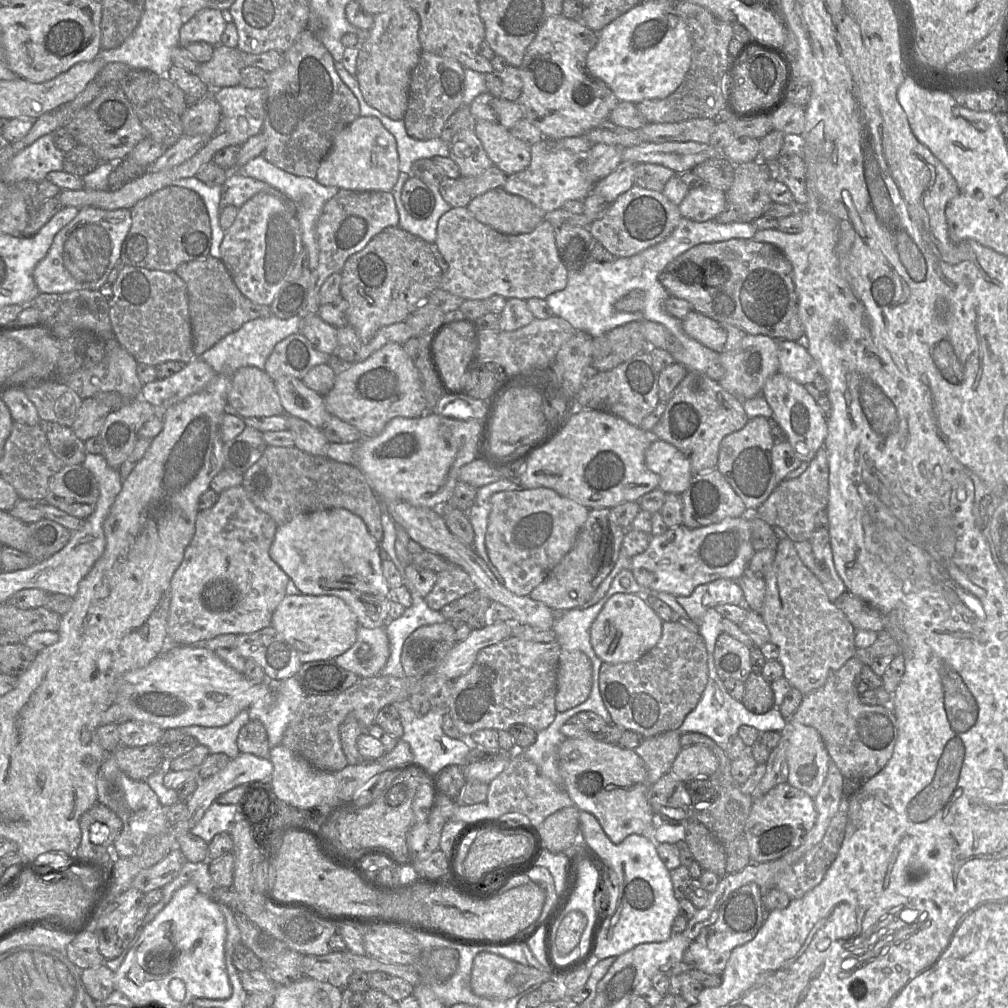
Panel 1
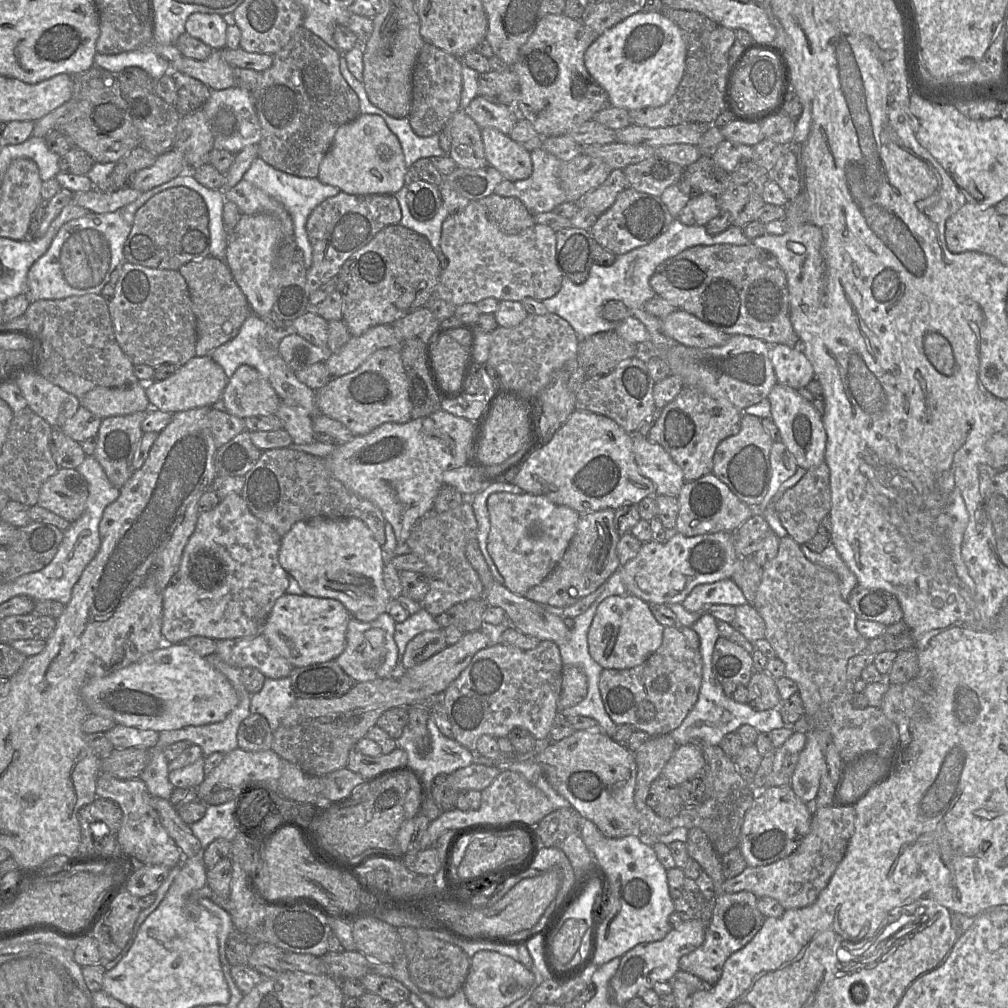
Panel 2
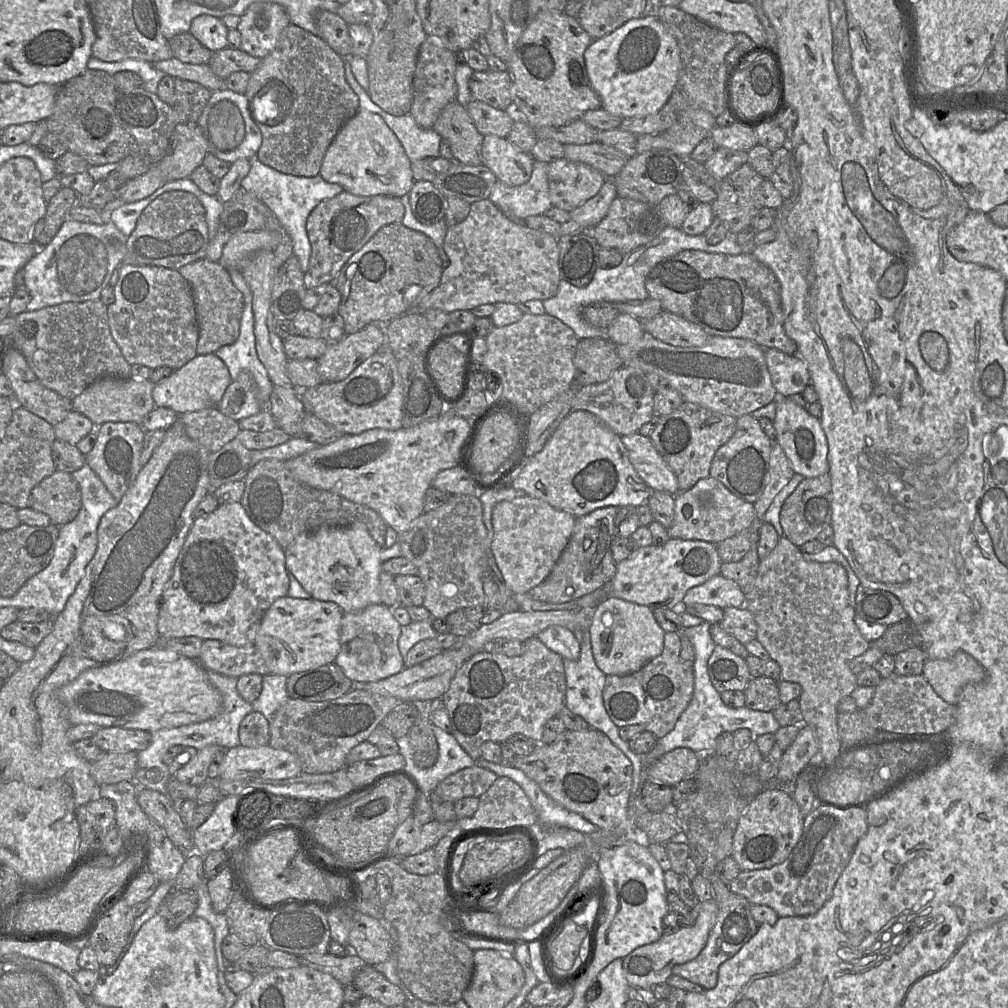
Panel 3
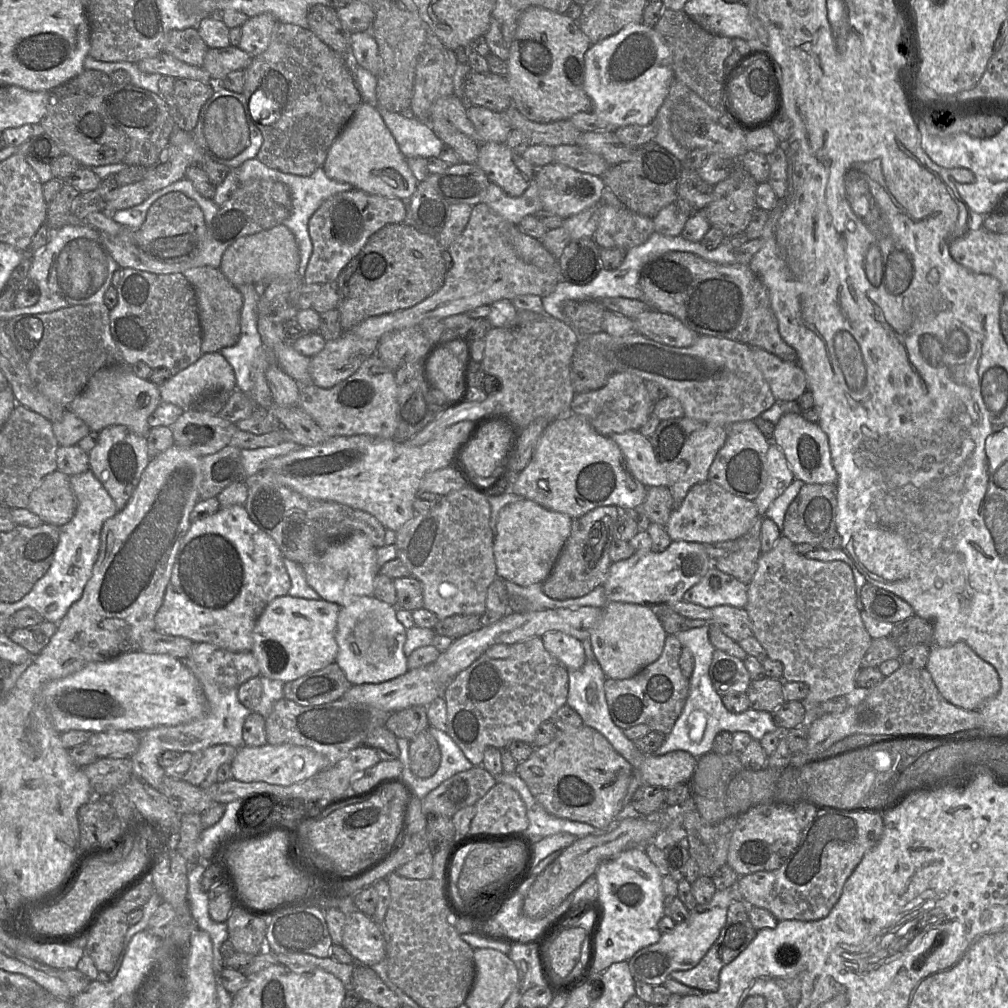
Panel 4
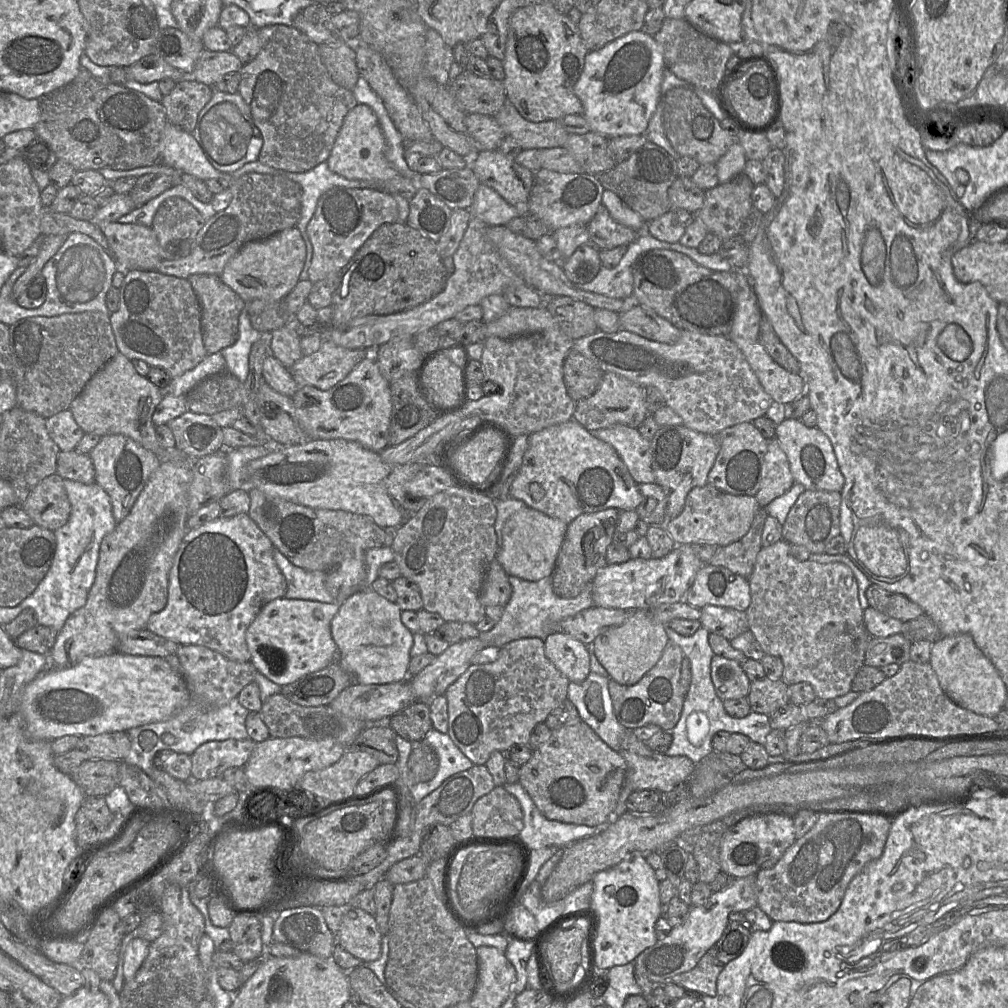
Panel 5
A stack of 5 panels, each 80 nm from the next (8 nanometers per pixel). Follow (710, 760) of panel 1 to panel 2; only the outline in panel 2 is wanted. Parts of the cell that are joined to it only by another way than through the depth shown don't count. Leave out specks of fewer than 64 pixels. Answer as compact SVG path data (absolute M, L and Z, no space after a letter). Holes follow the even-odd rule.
M698 744L678 745L662 769L661 776L675 784L681 784L695 776L701 776L705 757Z

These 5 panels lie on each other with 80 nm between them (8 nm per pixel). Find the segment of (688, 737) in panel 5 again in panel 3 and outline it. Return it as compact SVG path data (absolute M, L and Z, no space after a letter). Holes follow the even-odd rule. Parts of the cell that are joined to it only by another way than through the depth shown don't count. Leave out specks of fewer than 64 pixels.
M703 621L697 626L681 628L678 631L680 639L681 635L687 637L695 650L694 691L692 699L680 715L673 730L659 738L649 753L641 755L644 757L646 768L667 752L678 747L690 748L698 754L716 753L716 738L723 732L732 733L737 729L747 728L754 736L759 736L766 733L774 734L780 728L772 711L753 710L746 706L733 708L724 704L720 693L711 683L708 674L708 660L716 646L710 635L710 625L707 621Z

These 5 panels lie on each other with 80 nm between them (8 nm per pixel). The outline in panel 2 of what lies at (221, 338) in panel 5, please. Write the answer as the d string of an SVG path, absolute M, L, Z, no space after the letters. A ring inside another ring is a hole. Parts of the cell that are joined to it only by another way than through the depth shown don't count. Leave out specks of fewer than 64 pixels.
M209 255L204 259L182 265L178 271L187 283L192 309L196 316L195 355L209 356L214 349L238 335L242 324L252 314L252 310L223 259Z

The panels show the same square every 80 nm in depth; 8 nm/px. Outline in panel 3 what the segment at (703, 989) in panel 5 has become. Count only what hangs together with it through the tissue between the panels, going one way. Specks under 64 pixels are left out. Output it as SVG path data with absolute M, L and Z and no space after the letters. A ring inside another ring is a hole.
M690 847L690 857L695 861L701 875L706 877L712 886L713 899L718 906L715 923L709 933L706 945L699 955L683 964L675 965L672 974L685 978L703 989L712 989L718 982L719 967L726 960L732 958L755 935L759 924L751 914L751 903L743 896L733 893L718 877L716 862L705 852L696 852Z

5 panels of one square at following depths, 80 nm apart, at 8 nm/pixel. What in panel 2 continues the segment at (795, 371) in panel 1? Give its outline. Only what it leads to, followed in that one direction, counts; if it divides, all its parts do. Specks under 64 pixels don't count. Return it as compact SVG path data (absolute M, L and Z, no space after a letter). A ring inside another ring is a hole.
M772 345L769 356L777 383L799 390L814 378L811 363L804 353L795 347Z

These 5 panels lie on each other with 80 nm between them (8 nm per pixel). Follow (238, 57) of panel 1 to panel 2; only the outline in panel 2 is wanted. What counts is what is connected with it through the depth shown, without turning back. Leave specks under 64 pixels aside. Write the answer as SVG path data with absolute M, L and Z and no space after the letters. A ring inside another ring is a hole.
M213 51L205 61L181 58L170 63L171 70L179 71L199 80L212 91L234 87L233 70L221 57L221 51Z

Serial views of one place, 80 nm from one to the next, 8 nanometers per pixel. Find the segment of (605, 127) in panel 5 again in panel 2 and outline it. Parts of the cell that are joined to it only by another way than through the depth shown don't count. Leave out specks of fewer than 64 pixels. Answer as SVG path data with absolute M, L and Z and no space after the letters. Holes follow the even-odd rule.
M640 11L604 31L587 48L584 64L606 91L610 107L627 111L664 105L677 90L685 70L687 46L679 27L661 11Z

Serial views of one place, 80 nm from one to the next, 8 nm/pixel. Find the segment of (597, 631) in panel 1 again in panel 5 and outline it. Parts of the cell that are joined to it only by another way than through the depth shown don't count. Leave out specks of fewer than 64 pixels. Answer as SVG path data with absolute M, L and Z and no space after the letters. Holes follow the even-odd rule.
M649 610L628 611L625 622L598 635L592 642L594 653L609 673L609 678L622 685L633 685L659 661L669 640L665 626L656 623Z

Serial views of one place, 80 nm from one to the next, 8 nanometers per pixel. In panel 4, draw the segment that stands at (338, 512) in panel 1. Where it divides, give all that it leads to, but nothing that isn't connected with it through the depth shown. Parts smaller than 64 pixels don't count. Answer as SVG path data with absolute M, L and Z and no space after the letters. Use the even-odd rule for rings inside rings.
M353 533L328 544L310 563L304 564L305 578L321 599L344 607L362 596L372 596L374 579L379 574L376 550L363 533Z

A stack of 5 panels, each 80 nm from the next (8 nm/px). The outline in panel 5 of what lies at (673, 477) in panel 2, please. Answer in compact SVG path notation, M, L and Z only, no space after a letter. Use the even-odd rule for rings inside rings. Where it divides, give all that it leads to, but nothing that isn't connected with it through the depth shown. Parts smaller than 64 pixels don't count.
M614 425L591 433L615 449L637 484L655 483L650 441L642 437L637 428Z

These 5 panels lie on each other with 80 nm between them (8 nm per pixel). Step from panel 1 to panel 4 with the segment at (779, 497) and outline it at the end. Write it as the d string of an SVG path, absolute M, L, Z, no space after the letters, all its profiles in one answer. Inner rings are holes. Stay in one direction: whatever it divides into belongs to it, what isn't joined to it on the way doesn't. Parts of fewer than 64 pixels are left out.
M807 484L789 505L784 518L782 535L795 545L808 543L820 548L821 542L836 530L837 488L836 484Z

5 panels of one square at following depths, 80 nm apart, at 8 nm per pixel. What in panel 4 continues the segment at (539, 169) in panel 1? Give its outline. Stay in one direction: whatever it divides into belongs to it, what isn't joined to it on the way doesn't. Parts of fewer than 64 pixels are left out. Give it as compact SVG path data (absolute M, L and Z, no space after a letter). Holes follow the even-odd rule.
M535 178L526 191L518 197L508 195L498 185L490 182L483 202L505 221L515 225L525 216L535 215L543 210Z

